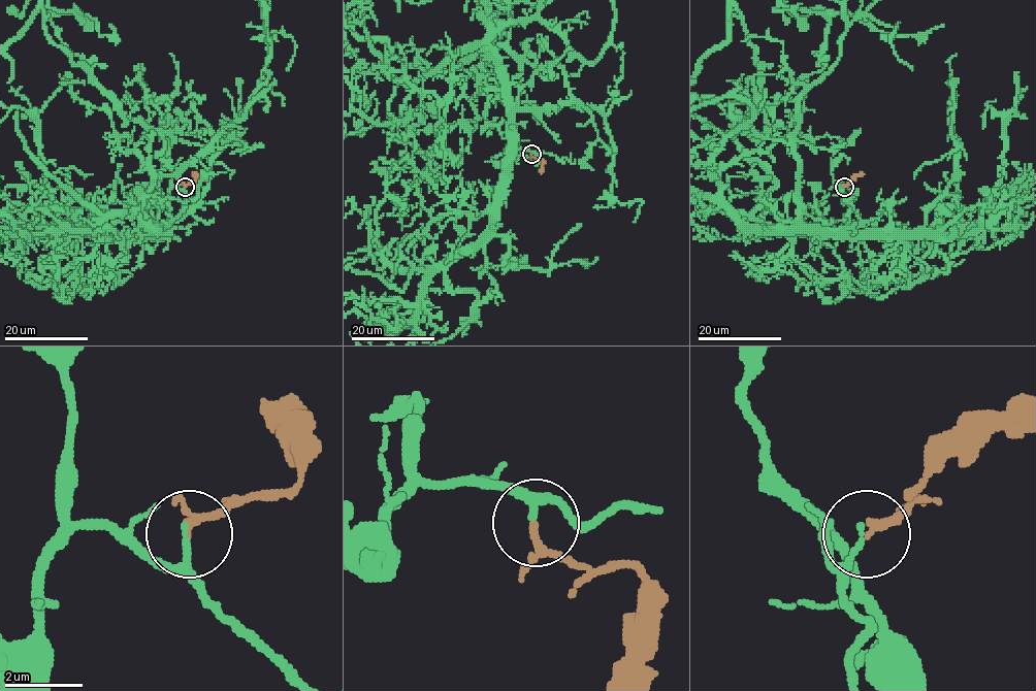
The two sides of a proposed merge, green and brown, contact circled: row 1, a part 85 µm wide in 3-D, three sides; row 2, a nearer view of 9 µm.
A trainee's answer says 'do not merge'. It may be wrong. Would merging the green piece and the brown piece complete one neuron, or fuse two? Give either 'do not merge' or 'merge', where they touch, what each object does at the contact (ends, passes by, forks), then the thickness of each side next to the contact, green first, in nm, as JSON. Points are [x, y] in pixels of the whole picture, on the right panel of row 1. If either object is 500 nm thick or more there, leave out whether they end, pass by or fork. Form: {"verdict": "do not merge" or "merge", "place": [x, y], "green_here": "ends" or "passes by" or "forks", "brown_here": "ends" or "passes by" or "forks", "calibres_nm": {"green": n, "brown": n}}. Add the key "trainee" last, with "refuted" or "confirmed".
{"verdict": "merge", "place": [844, 187], "green_here": "passes by", "brown_here": "passes by", "calibres_nm": {"green": 120, "brown": 160}, "trainee": "refuted"}

